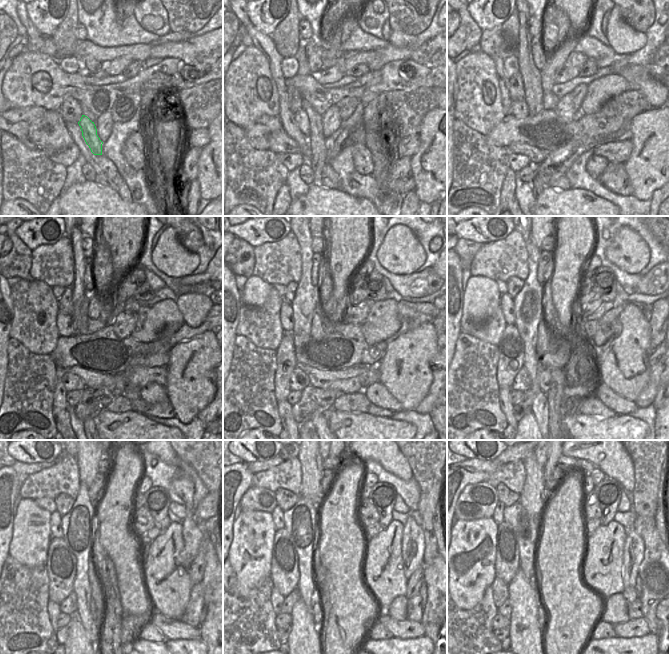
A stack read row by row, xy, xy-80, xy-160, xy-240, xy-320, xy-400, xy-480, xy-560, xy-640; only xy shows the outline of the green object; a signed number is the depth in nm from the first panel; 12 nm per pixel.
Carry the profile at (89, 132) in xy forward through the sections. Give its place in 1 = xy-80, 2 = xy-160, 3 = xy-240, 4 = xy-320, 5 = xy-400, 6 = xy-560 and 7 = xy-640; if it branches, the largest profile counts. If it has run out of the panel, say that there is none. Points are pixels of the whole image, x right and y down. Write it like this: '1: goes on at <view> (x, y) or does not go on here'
1: goes on at xy-80 (301, 118)
2: goes on at xy-160 (520, 109)
3: goes on at xy-240 (65, 325)
4: goes on at xy-320 (286, 313)
5: goes on at xy-400 (506, 301)
6: goes on at xy-560 (278, 515)
7: goes on at xy-640 (498, 516)

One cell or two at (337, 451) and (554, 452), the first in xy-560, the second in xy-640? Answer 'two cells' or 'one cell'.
one cell

